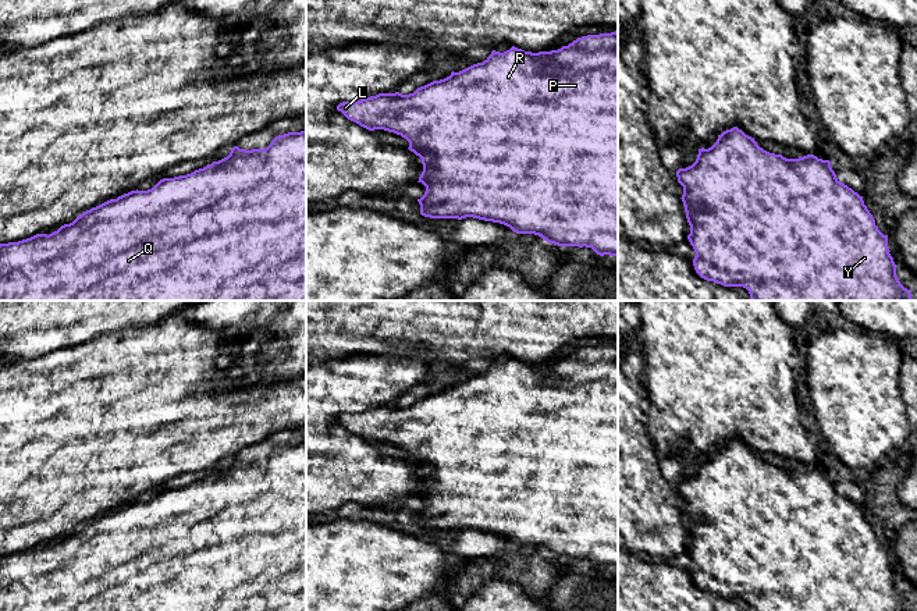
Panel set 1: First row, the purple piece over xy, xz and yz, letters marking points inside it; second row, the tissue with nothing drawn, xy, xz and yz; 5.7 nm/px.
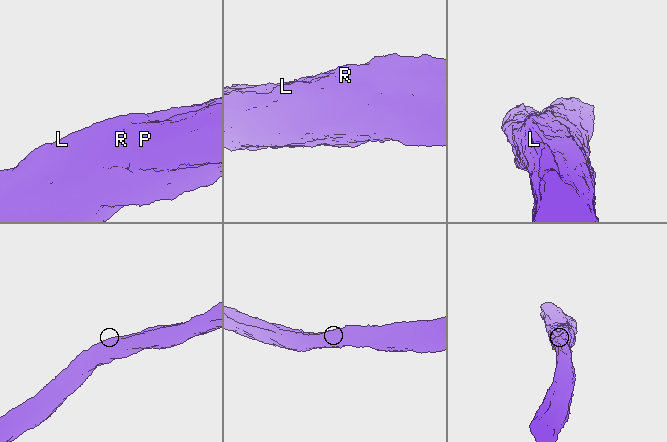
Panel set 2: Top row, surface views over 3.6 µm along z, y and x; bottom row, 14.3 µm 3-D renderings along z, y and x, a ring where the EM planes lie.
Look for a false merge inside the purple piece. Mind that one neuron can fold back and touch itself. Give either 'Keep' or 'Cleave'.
Keep

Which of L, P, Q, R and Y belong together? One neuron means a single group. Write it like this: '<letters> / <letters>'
L P Q R Y

